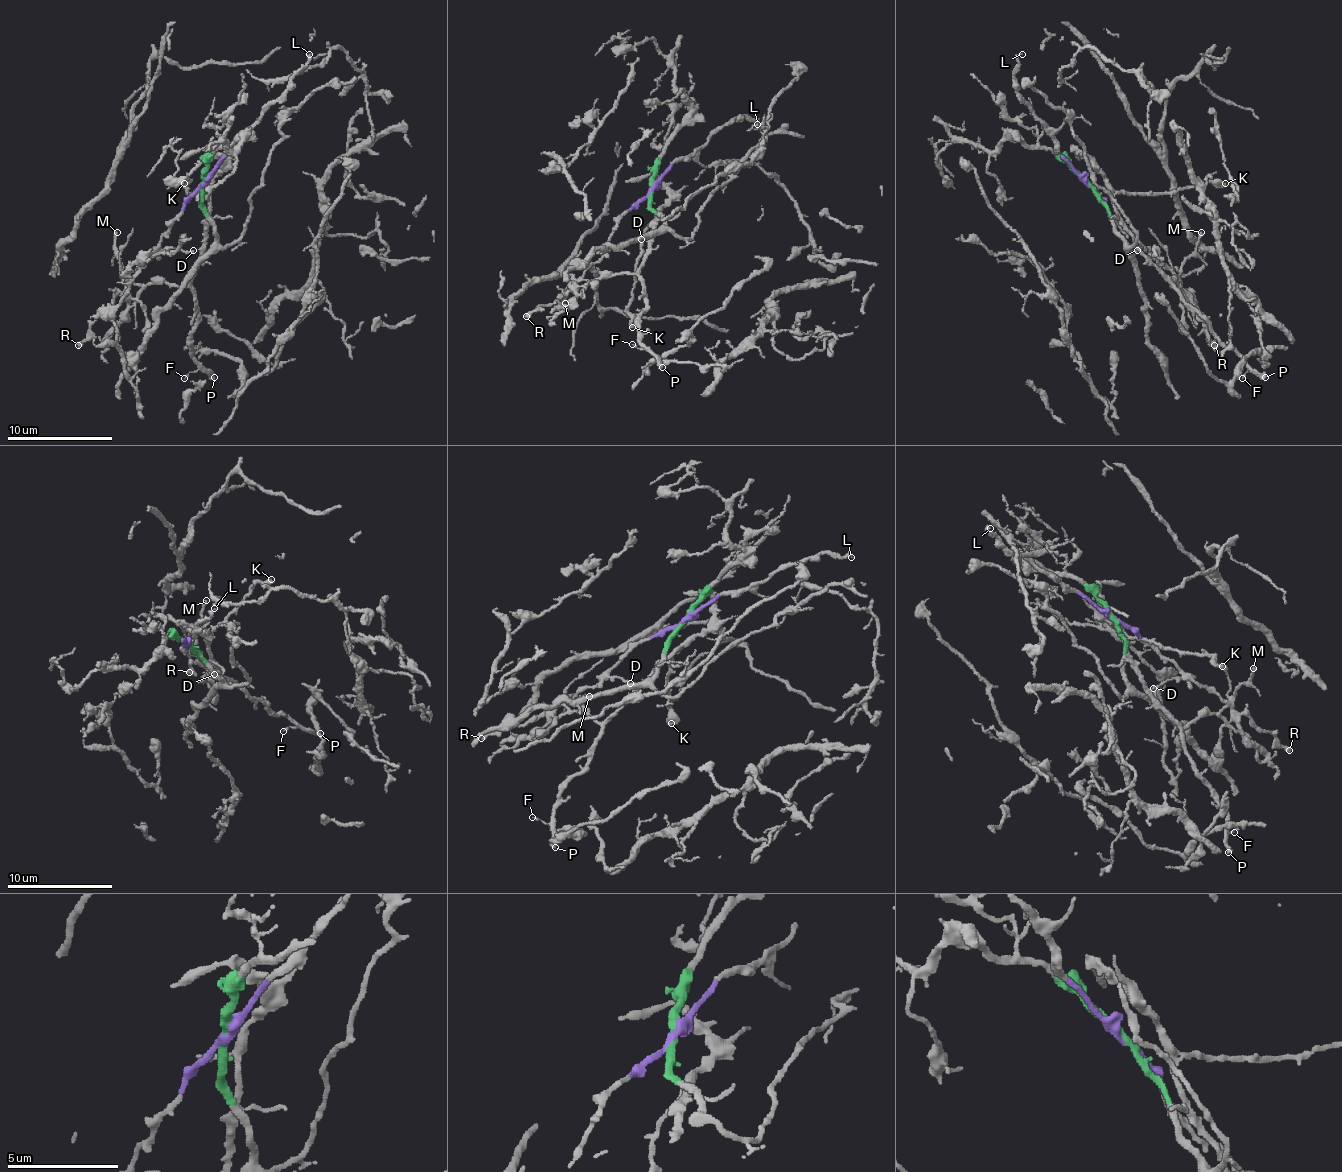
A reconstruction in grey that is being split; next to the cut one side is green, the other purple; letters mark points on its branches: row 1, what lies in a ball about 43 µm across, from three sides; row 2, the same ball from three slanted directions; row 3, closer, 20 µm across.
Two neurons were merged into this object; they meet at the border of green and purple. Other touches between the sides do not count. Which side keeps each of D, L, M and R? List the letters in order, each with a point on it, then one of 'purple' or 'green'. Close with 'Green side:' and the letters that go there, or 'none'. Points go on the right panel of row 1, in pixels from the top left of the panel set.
D: place (1137, 250); purple
L: place (1022, 54); purple
M: place (1201, 232); purple
R: place (1214, 345); purple
Green side: none

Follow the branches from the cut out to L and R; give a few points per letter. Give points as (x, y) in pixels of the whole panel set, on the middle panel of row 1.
L: (650, 188), (676, 161), (695, 153), (729, 119), (750, 116), (758, 124)
R: (650, 188), (621, 217), (608, 251), (565, 296), (539, 307), (526, 317)

